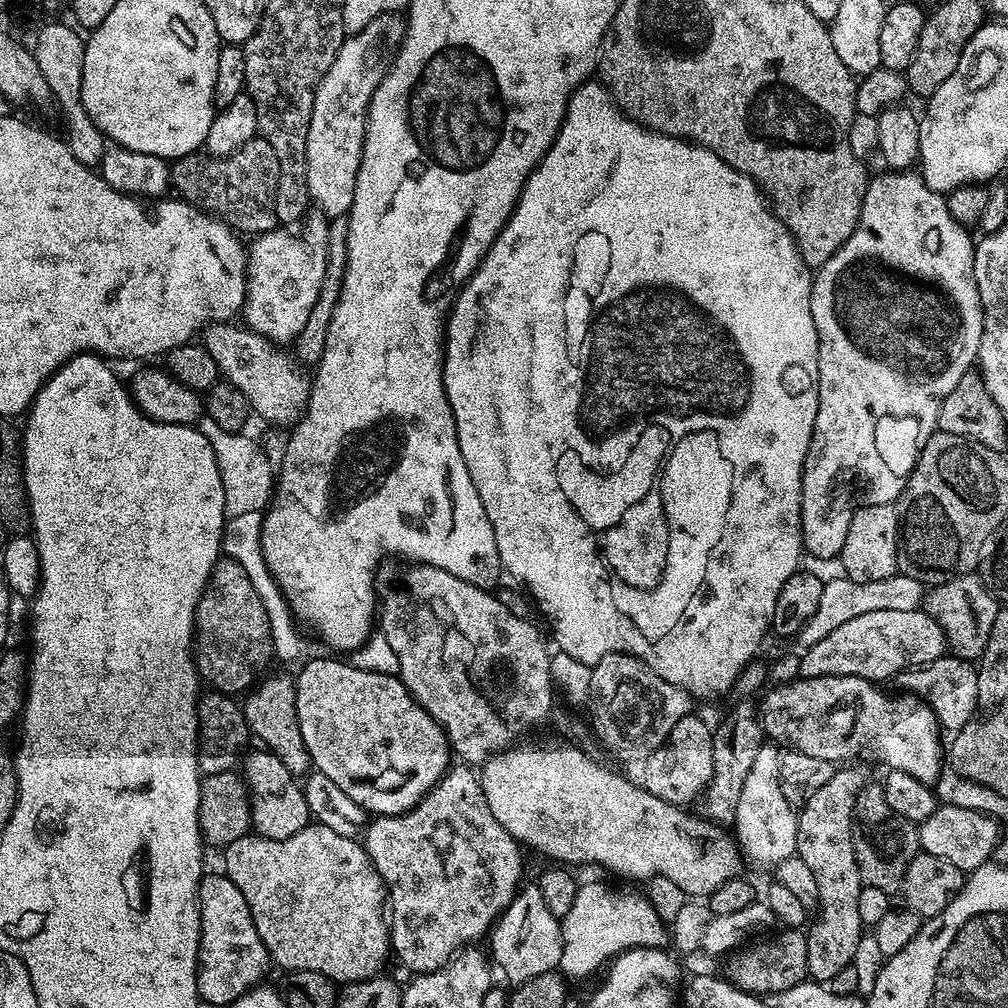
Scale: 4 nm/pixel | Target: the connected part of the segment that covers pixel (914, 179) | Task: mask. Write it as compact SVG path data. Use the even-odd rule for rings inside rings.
M883 170L871 177L866 186L866 194L862 198L860 207L860 217L856 223L856 229L850 234L842 246L832 255L828 261L820 268L815 269L814 279L812 282L812 293L810 294L810 314L814 314L814 326L818 330L818 418L814 418L814 434L810 438L810 446L806 450L806 462L802 470L802 510L800 511L800 529L804 535L804 552L810 555L817 555L818 558L836 558L839 557L842 545L846 542L846 530L850 530L850 522L858 509L875 504L891 504L899 501L900 491L908 485L908 476L914 470L916 458L920 455L920 449L924 447L928 437L932 435L936 428L936 419L940 413L940 407L944 401L944 396L958 386L958 382L968 371L977 363L976 355L978 346L982 342L982 318L984 311L978 298L978 286L974 282L974 240L968 237L969 229L965 225L959 224L958 221L950 214L946 206L944 196L939 192L930 190L926 186L923 175L916 170Z

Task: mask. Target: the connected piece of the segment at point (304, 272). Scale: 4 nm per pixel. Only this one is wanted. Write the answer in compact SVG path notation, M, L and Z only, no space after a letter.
M313 207L295 230L278 226L273 232L259 233L253 239L256 241L247 245L248 281L242 320L249 329L275 345L288 346L295 341L302 326L306 326L306 318L318 298L318 290L322 290L322 278L326 274L326 246L330 246L329 223L330 217L320 208Z

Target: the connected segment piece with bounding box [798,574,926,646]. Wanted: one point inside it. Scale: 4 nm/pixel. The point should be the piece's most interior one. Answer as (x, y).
(841, 600)

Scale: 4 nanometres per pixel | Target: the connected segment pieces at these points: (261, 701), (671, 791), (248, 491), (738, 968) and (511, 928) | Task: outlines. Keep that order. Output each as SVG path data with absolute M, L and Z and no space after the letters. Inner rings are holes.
M274 676L262 682L245 697L247 700L242 704L249 733L264 743L261 745L272 751L293 777L303 777L309 771L311 760L297 724L295 681L290 676Z
M699 714L684 716L674 722L674 730L670 730L666 742L643 761L643 788L671 804L684 806L687 800L695 796L697 799L708 787L712 777L712 733L710 724L708 728L707 722Z
M207 418L199 421L201 434L210 442L224 487L224 511L228 516L264 512L274 500L274 464L244 432L227 432L218 422Z
M780 930L775 934L765 935L755 942L748 942L739 950L733 951L727 957L727 979L737 988L753 994L773 994L786 990L796 983L806 980L808 967L806 966L807 935L800 930ZM766 992L766 993L764 993Z
M539 883L527 884L517 891L510 906L506 906L506 910L490 929L491 959L499 975L501 972L512 986L530 982L530 978L538 978L538 974L553 971L559 965L563 954L561 921L554 914L550 914L550 910L546 910L546 902L542 902Z

